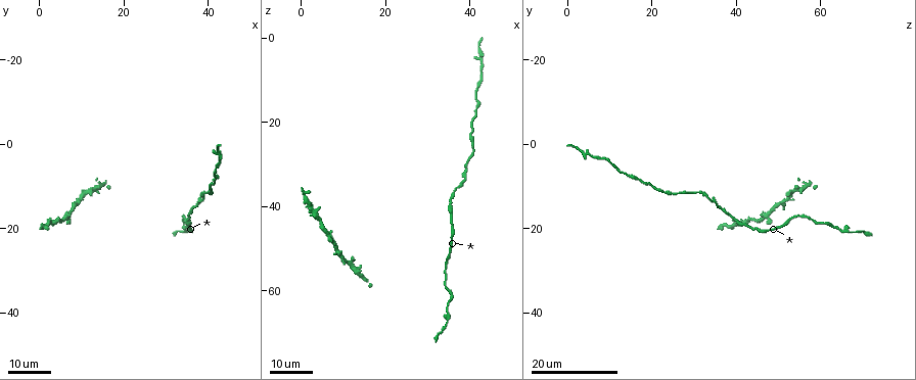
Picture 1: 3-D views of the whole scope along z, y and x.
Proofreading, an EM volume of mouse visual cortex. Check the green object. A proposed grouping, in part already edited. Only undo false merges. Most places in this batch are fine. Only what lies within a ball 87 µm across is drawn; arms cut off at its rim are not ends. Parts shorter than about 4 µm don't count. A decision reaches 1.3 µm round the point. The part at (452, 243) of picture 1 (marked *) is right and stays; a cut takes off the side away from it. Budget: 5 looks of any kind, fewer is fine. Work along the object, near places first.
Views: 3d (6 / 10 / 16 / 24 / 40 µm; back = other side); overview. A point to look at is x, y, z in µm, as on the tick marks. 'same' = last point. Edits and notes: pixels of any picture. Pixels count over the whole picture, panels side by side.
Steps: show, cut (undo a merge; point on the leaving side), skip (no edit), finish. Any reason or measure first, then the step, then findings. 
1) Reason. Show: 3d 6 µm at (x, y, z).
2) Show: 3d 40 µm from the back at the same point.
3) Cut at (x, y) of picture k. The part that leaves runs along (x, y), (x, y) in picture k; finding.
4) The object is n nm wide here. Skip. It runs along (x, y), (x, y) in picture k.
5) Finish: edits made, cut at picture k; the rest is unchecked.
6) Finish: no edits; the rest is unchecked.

Show: 3d 24 µm at (34.5, 17.0, 56.0).

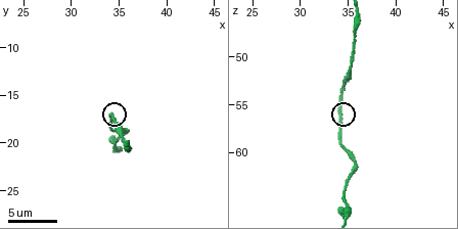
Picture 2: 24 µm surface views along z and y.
Show: 3d 10 µm at the same point.

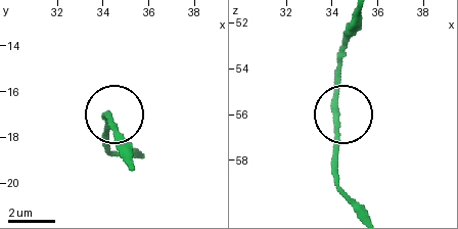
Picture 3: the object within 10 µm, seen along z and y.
Show: 3d 10 µm from the back at the same point.

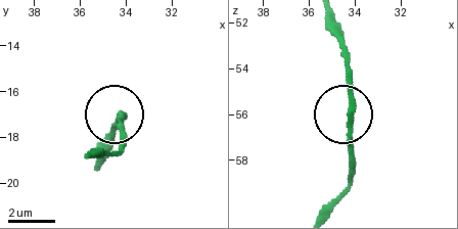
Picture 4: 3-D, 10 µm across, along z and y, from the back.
Skip. It runs along (98, 166), (118, 115), (122, 138) in picture 4; continuous, no second neuron.

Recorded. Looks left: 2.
Three arms meet. Show: 3d 24 µm at (34.5, 21.0, 66.5).

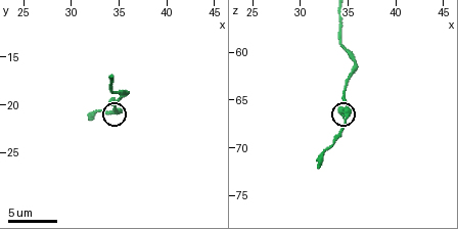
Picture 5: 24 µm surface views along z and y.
Show: 3d 10 µm at the same point.

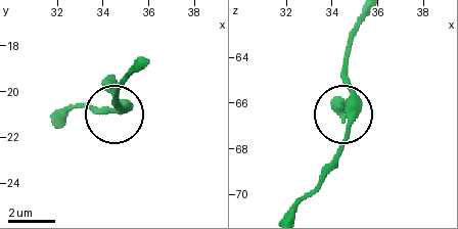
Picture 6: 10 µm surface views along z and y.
Skip. It runs along (365, 21), (348, 57), (348, 133), (331, 172) in picture 6; continuous, no second neuron.

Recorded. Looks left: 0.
Finish: no edits; the rest is unchecked.

